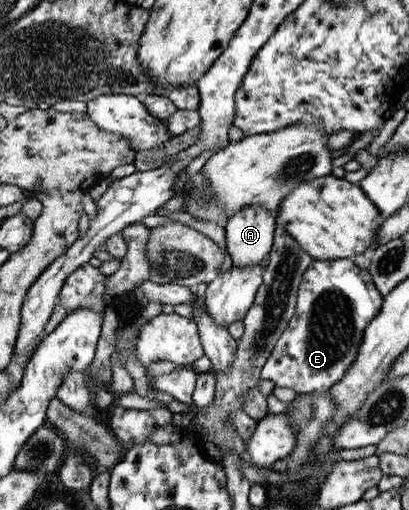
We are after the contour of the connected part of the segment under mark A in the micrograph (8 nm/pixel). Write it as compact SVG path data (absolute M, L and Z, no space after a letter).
M250 205L229 218L226 246L232 265L247 267L261 263L271 251L278 217L260 205Z

